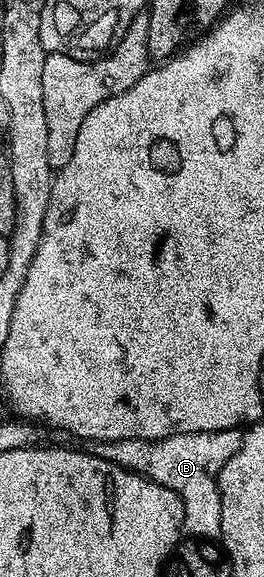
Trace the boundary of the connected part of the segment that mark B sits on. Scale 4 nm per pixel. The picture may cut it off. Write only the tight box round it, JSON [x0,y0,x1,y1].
[89,427,240,541]

